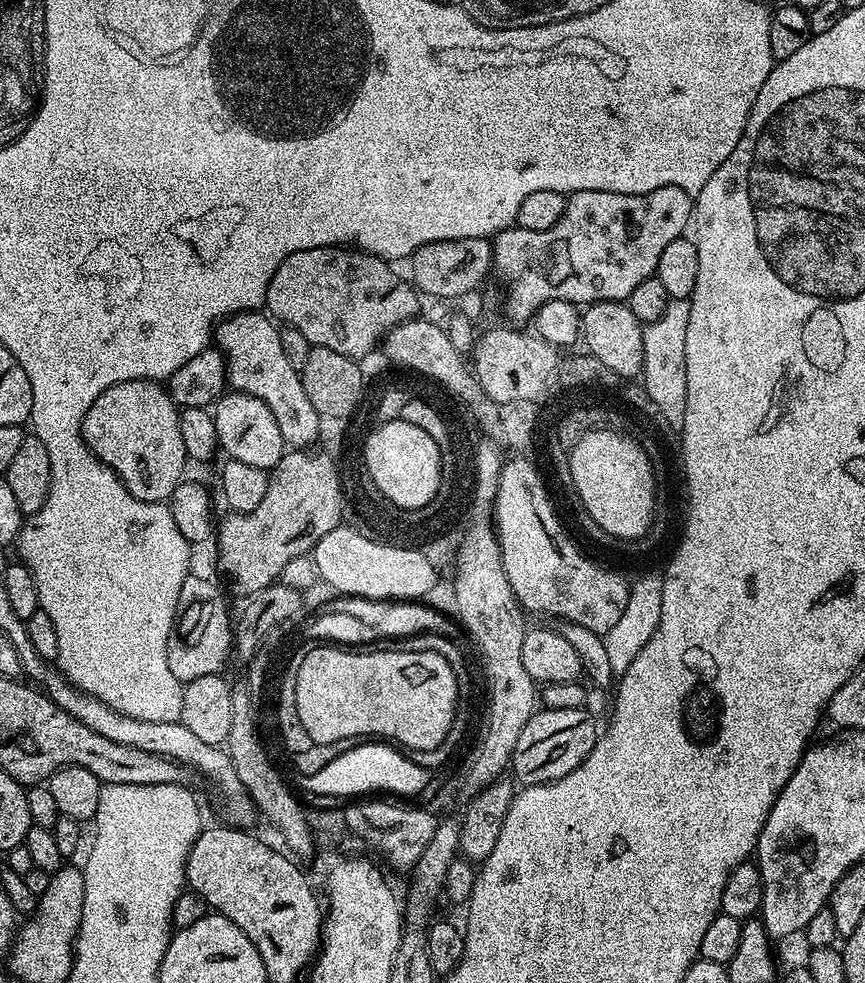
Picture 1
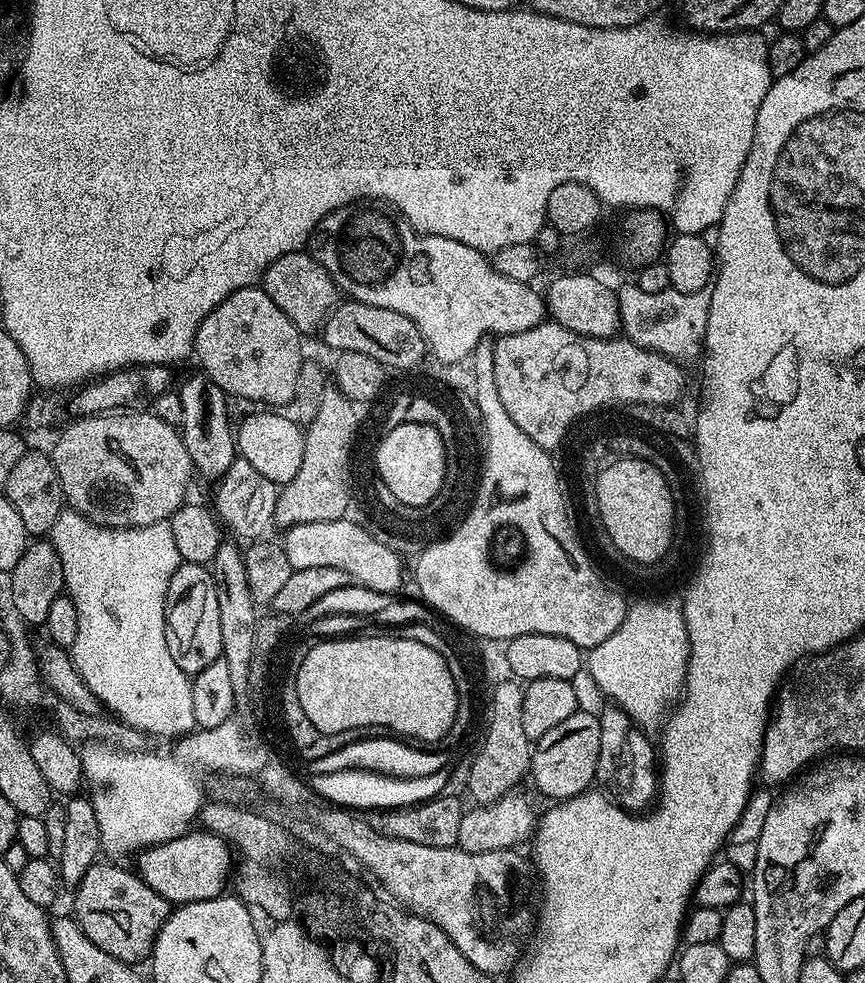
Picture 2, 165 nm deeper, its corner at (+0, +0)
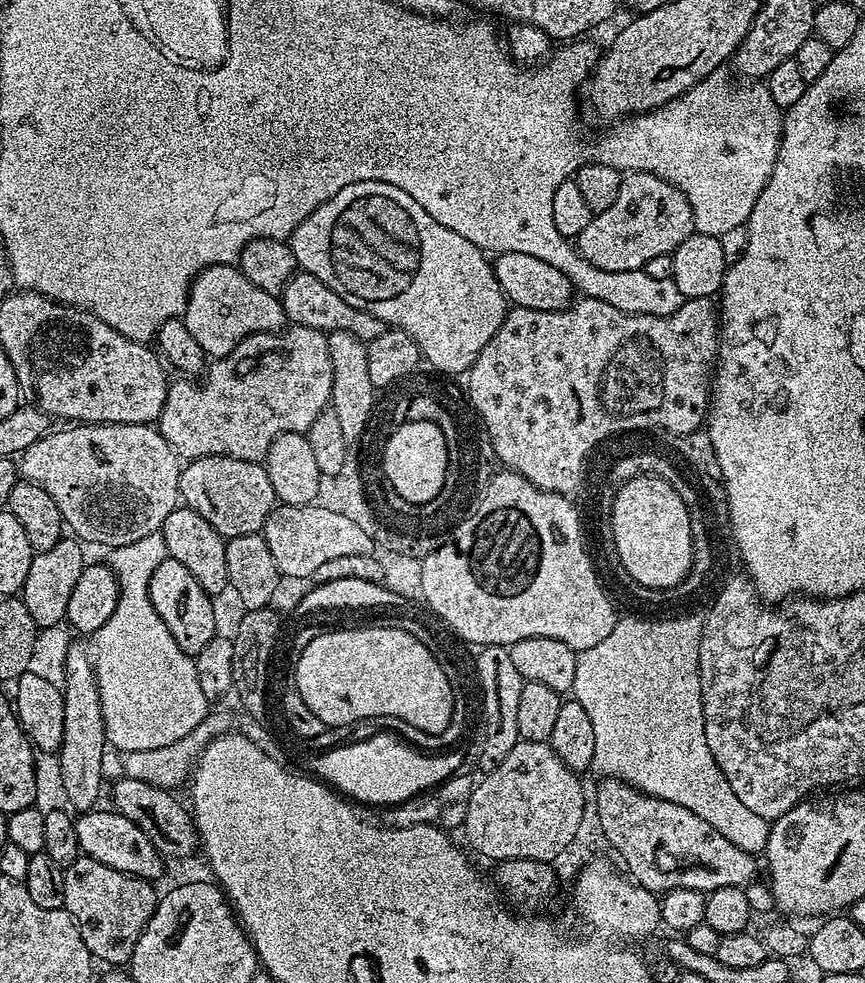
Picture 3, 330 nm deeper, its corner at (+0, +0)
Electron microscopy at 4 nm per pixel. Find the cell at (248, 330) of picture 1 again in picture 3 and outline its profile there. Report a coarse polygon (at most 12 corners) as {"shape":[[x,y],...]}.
{"shape":[[239,267],[192,279],[186,330],[205,357],[285,327],[279,296]]}

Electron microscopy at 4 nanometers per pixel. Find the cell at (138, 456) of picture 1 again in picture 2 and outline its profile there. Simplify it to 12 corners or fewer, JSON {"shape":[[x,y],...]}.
{"shape":[[148,410],[86,416],[50,448],[69,509],[165,523],[194,480]]}

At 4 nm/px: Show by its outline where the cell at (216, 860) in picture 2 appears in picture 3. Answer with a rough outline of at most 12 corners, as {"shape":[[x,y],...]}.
{"shape":[[115,810],[75,817],[81,853],[156,882],[162,857]]}

